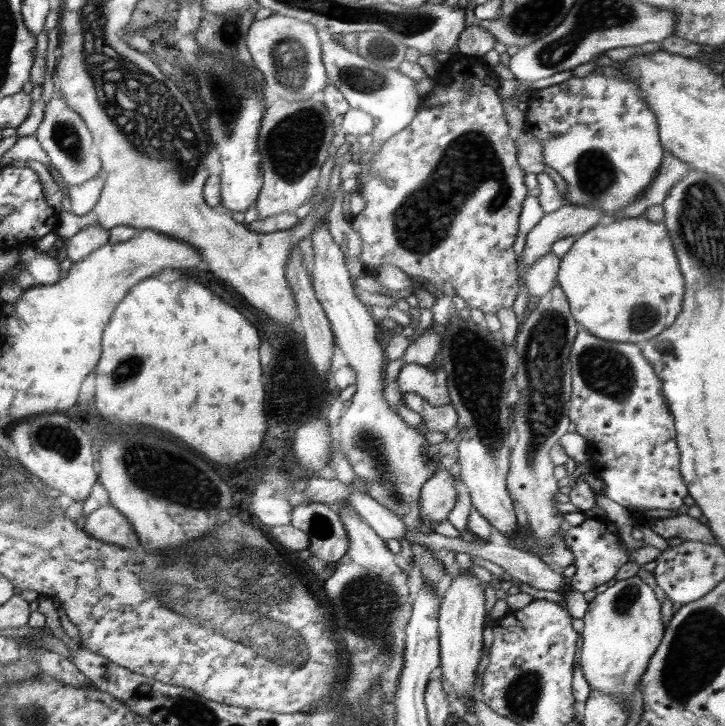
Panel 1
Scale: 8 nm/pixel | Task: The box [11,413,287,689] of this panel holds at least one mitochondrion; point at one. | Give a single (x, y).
(51, 436)

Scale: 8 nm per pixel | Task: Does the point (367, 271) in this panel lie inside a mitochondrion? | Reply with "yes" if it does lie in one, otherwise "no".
no

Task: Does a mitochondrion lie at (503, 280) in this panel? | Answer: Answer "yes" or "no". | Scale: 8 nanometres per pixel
no

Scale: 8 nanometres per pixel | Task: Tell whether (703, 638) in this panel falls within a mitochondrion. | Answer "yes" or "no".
yes

